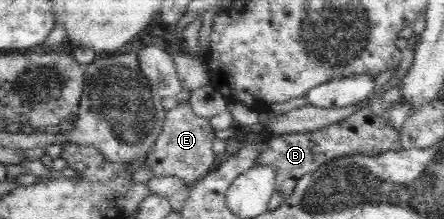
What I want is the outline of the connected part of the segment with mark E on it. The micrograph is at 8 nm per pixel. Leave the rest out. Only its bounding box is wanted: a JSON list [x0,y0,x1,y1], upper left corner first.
[146,101,220,185]

